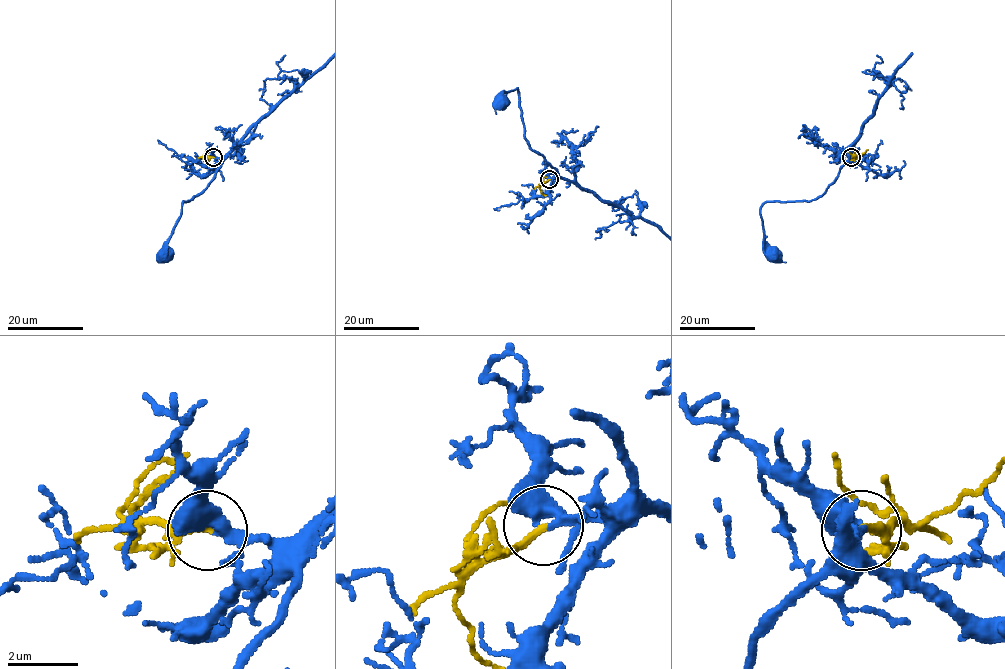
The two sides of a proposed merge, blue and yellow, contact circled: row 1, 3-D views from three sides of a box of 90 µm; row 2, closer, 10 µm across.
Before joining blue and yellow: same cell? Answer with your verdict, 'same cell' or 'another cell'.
same cell

